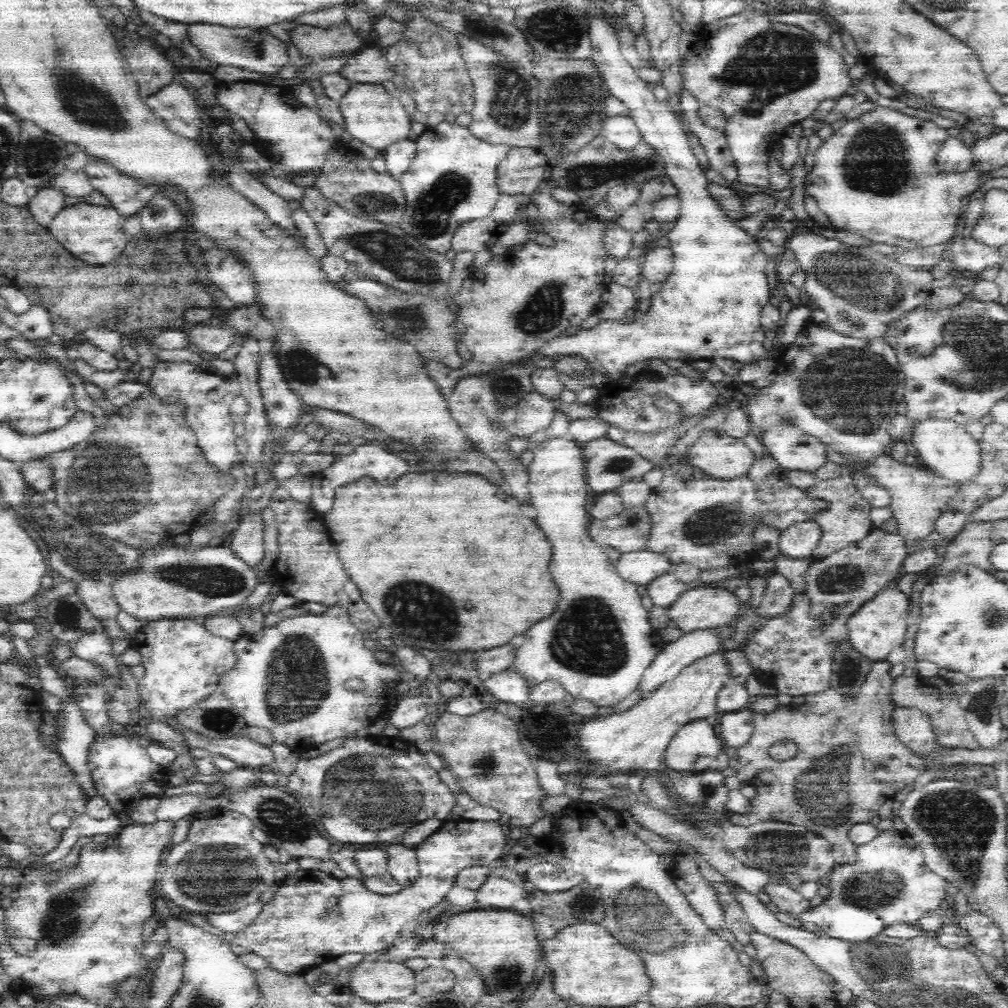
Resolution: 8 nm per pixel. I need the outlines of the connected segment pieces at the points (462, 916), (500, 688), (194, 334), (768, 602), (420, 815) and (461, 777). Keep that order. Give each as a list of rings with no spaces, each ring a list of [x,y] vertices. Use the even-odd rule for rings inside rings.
[[[466,910],[450,916],[448,932],[452,934],[452,950],[464,956],[484,976],[494,996],[500,994],[506,1004],[522,1000],[526,986],[532,982],[542,948],[540,934],[532,918],[516,914],[514,910]]]
[[[514,668],[502,670],[486,680],[486,688],[502,702],[524,704],[532,698],[532,686]]]
[[[196,324],[186,332],[190,334],[192,344],[196,344],[204,354],[222,354],[226,348],[230,348],[232,342],[240,340],[240,336],[226,326]]]
[[[776,572],[768,574],[768,586],[766,586],[762,602],[758,606],[758,618],[766,620],[766,618],[782,616],[784,612],[790,610],[792,598],[794,598],[794,590],[792,590],[790,582]]]
[[[348,736],[340,748],[316,758],[300,760],[296,766],[296,774],[302,778],[302,790],[296,796],[310,808],[322,834],[332,838],[330,842],[338,844],[352,844],[358,848],[380,848],[376,846],[380,842],[386,842],[386,846],[400,844],[410,828],[426,820],[446,820],[456,806],[454,792],[450,792],[450,788],[442,782],[438,770],[430,768],[424,752],[420,752],[416,744],[406,742],[402,736]]]
[[[486,708],[474,716],[444,712],[436,718],[436,740],[442,746],[444,768],[452,770],[460,792],[468,792],[480,806],[492,806],[500,816],[510,818],[510,826],[532,828],[550,814],[544,810],[544,800],[550,794],[542,788],[534,758],[520,744],[518,726],[496,708]]]

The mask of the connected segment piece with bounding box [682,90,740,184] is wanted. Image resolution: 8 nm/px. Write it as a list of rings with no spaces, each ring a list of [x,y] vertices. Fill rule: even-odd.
[[[684,90],[682,92],[682,110],[686,116],[686,122],[690,130],[700,138],[700,142],[706,148],[706,154],[710,158],[710,166],[714,174],[720,174],[728,182],[738,182],[738,164],[734,160],[734,154],[730,150],[730,142],[724,130],[714,130],[702,122],[700,116],[700,104]]]

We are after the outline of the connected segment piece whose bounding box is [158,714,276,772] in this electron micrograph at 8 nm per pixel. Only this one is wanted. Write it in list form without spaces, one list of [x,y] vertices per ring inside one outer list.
[[[160,716],[158,722],[164,722],[166,726],[170,726],[178,738],[182,738],[190,748],[198,748],[198,750],[208,750],[214,756],[224,756],[234,760],[240,768],[248,768],[248,770],[258,770],[260,766],[268,764],[274,766],[274,752],[268,746],[258,744],[256,740],[244,738],[244,736],[226,736],[226,738],[210,738],[206,734],[200,734],[194,728],[186,728],[184,724],[180,724],[180,720],[176,716]]]

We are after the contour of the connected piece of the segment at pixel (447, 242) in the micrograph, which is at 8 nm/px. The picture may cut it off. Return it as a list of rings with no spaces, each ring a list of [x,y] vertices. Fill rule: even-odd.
[[[442,122],[436,130],[428,128],[416,138],[416,156],[410,170],[400,176],[408,202],[398,226],[432,250],[448,252],[462,224],[484,220],[492,214],[502,194],[498,186],[498,168],[508,152],[508,146],[482,142],[474,138],[468,128],[458,124]]]

